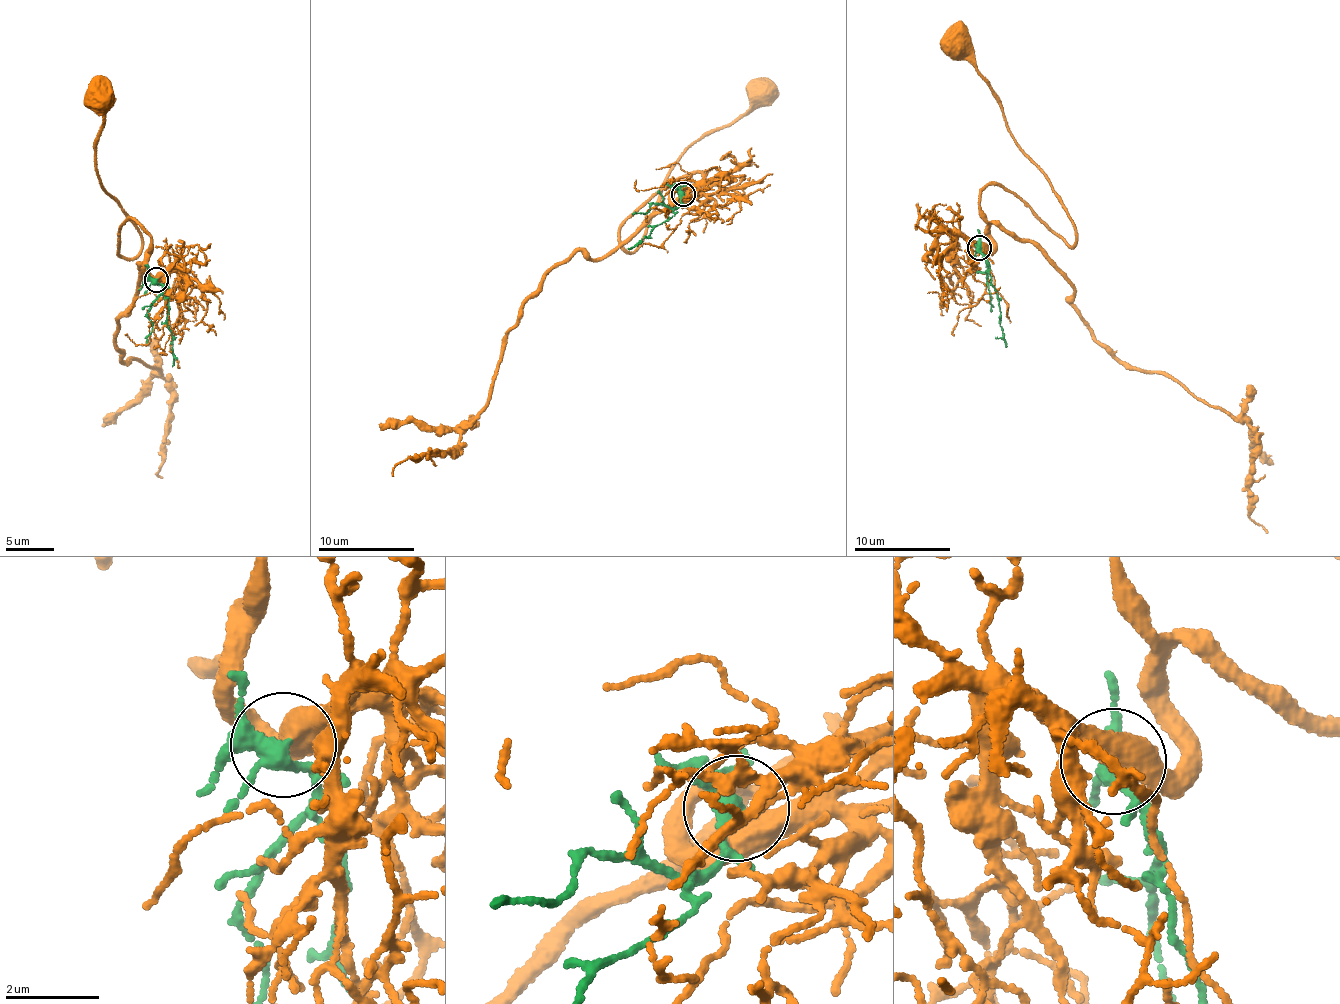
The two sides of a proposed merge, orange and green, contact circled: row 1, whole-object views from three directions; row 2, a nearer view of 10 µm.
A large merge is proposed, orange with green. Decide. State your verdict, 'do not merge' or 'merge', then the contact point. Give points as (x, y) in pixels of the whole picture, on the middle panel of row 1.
merge | (683, 194)

